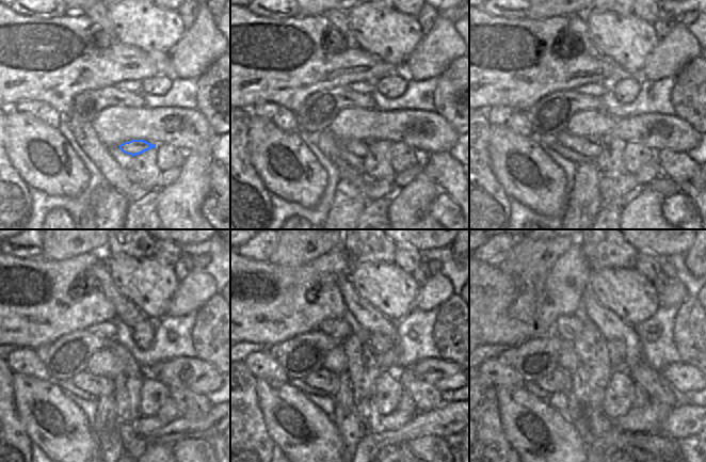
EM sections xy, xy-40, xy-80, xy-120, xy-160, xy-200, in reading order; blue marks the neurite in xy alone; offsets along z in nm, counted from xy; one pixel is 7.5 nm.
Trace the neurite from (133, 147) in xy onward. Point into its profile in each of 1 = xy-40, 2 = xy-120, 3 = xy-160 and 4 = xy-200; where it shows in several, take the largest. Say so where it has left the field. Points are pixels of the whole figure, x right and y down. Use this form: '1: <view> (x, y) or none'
1: xy-40 (356, 147)
2: xy-120 (92, 384)
3: xy-160 (323, 380)
4: xy-200 (559, 380)

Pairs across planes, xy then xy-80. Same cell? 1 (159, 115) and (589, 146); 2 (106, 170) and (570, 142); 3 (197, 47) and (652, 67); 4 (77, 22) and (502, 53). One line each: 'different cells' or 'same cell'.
1: different cells
2: different cells
3: same cell
4: same cell

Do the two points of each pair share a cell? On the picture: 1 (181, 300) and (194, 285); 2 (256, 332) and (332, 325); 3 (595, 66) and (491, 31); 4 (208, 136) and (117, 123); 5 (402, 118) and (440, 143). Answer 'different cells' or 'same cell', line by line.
1: same cell
2: different cells
3: same cell
4: same cell
5: same cell

